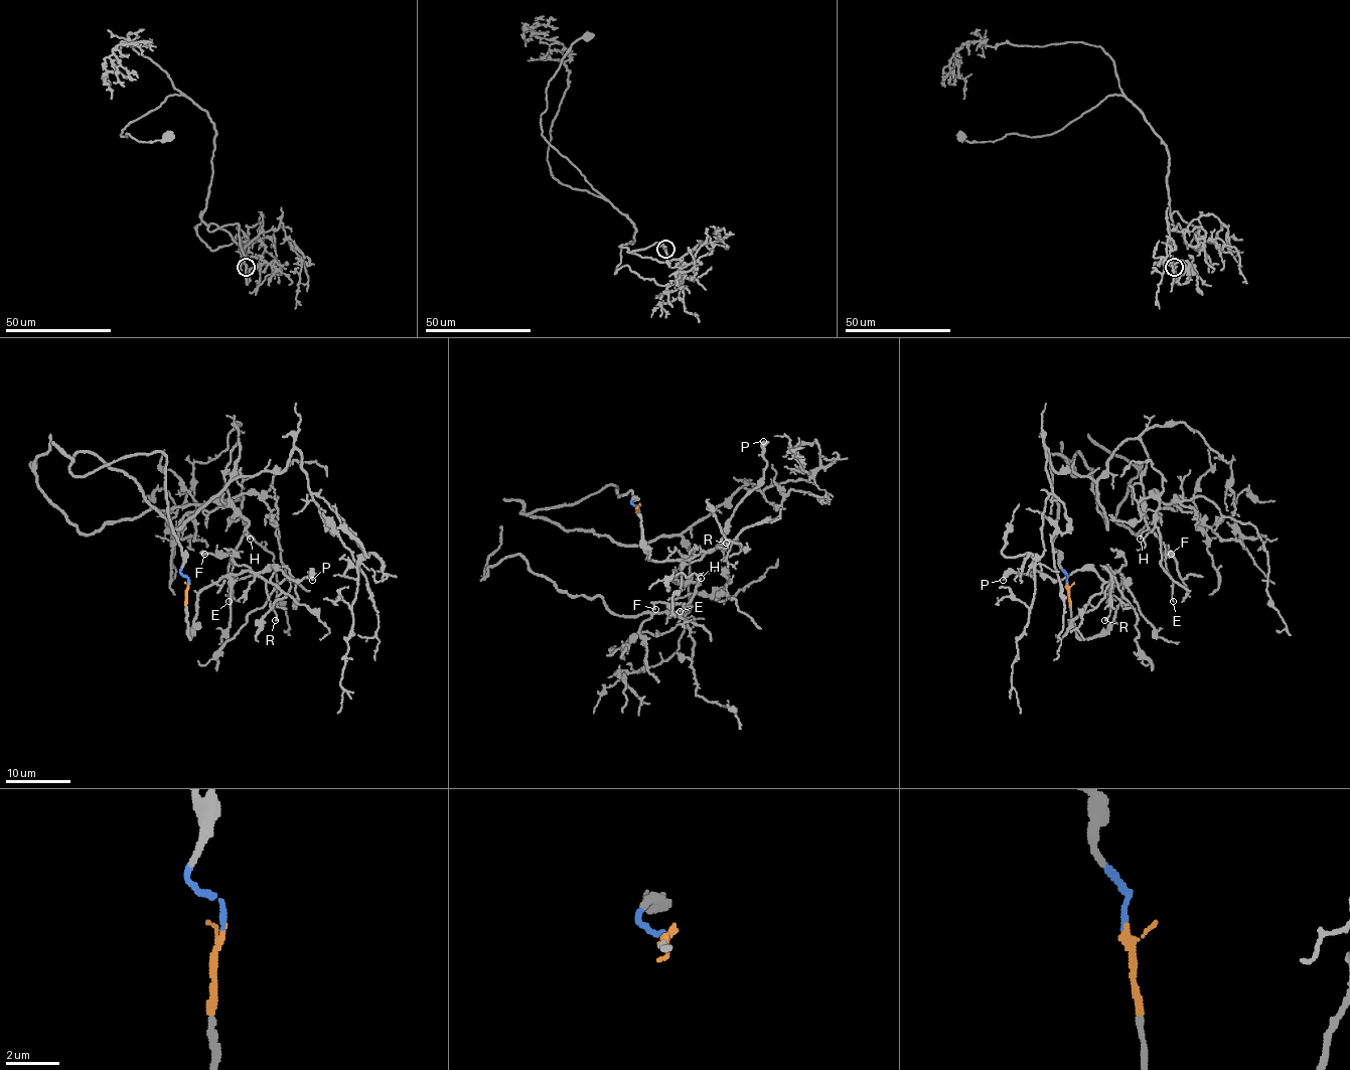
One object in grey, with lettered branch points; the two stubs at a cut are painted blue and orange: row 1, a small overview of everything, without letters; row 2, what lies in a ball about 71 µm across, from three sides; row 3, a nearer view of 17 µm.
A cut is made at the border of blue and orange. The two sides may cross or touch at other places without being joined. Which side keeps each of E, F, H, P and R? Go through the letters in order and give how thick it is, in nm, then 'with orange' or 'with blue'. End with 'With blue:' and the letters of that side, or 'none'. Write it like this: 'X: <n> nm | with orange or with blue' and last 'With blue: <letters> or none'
E: 110 nm | with blue
F: 90 nm | with blue
H: 130 nm | with blue
P: 120 nm | with orange
R: 140 nm | with orange
With blue: E, F, H

